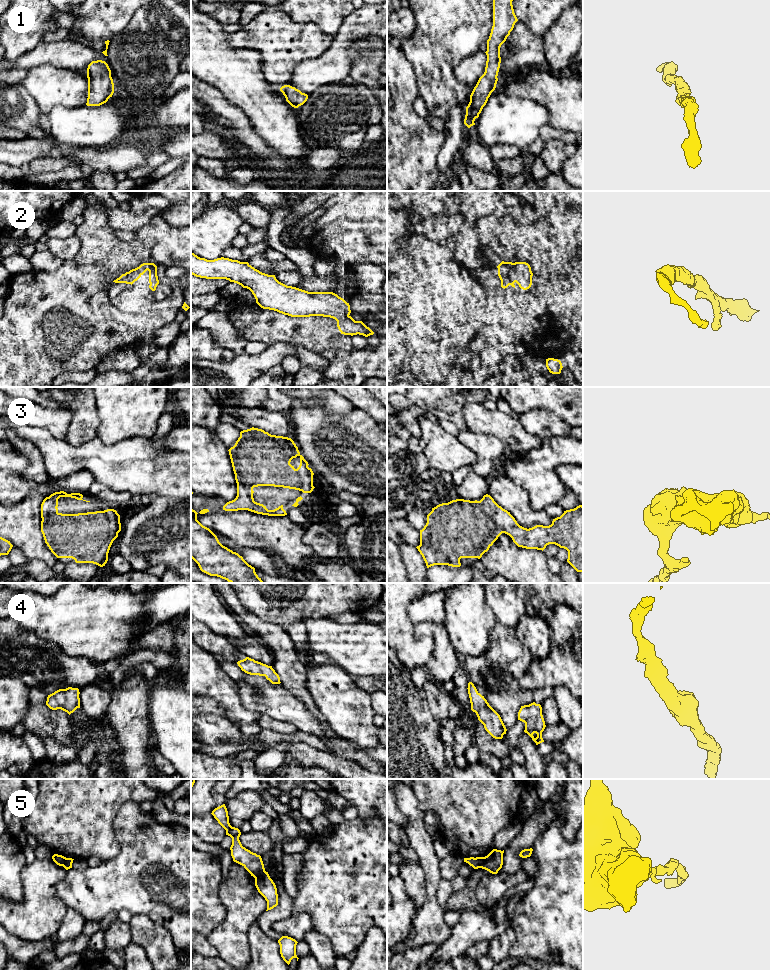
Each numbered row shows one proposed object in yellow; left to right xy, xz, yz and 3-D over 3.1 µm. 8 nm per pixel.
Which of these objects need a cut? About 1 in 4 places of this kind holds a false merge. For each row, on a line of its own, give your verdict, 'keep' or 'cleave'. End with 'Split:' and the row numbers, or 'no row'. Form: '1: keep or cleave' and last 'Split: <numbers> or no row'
1: keep
2: keep
3: keep
4: keep
5: cleave
Split: 5

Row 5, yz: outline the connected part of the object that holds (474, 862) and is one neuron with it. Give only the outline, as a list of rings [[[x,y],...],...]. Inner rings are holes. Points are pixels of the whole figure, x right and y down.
[[[483,857],[464,858],[464,862],[468,863],[468,864],[469,864],[470,866],[472,866],[474,869],[480,868],[482,861],[483,861]]]

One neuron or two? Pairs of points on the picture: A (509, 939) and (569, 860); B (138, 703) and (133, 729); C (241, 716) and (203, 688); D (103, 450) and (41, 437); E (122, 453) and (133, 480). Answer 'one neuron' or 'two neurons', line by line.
A: two neurons
B: one neuron
C: one neuron
D: one neuron
E: two neurons

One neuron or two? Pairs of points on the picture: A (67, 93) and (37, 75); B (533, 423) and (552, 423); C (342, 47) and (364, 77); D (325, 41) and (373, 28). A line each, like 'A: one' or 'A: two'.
A: one
B: one
C: two
D: two

